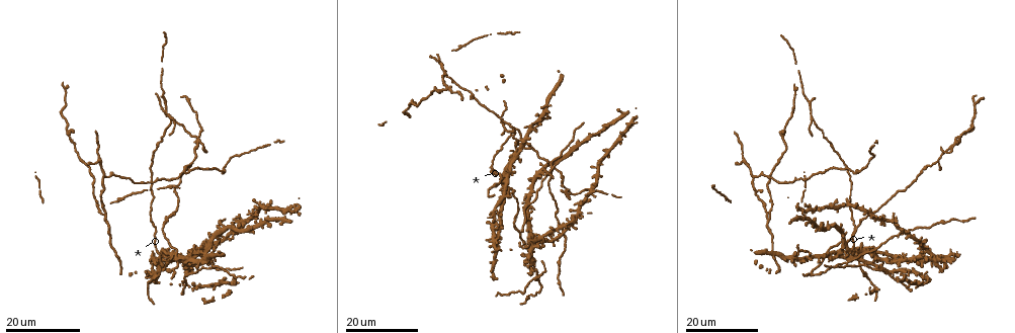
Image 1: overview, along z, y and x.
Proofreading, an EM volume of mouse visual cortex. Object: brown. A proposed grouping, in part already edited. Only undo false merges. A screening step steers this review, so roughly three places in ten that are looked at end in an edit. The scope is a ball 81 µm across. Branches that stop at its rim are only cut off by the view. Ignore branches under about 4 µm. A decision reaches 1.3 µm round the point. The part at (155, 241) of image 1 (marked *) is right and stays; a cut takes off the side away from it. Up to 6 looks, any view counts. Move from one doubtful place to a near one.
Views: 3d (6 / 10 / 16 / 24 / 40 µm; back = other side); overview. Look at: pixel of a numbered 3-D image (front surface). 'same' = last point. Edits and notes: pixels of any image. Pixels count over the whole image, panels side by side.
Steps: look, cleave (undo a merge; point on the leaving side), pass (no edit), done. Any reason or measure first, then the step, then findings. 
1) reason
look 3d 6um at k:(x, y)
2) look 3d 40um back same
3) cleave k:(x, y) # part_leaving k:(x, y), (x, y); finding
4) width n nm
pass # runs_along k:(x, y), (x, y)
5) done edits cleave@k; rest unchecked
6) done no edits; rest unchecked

three-way junction
look 3d 24um at 1:(844, 263)

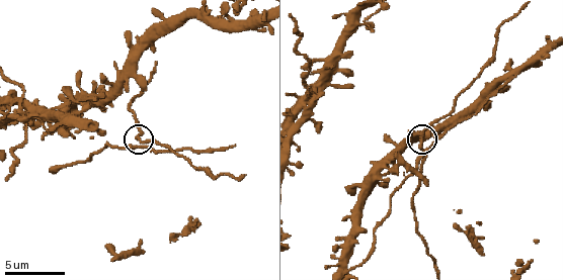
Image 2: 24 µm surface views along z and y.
look 3d 10um at 2:(418, 147)

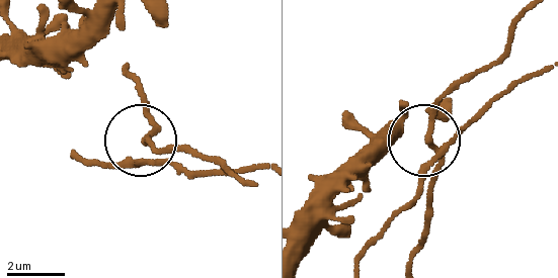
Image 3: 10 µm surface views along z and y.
width 140 nm
pass # runs_along 3:(129, 65), (151, 120), (144, 141), (177, 148); all the same cell

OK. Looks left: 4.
three arms meet
look 3d 10um at 2:(343, 266)

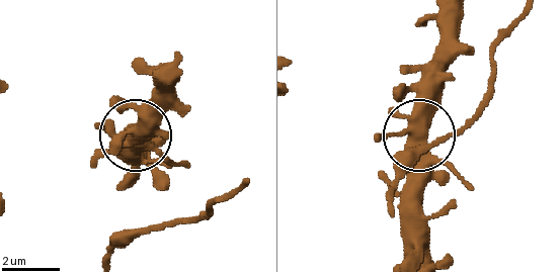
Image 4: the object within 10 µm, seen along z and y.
pass # one cell here

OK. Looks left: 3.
arms run side by side
look 3d 16um at 1:(108, 220)

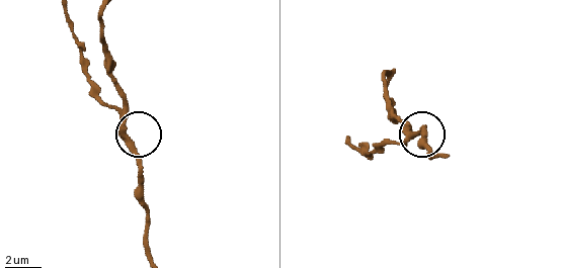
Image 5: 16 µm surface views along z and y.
look 3d 6um at 5:(408, 136)

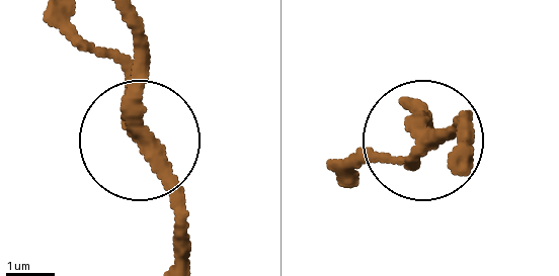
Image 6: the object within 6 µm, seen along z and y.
width 250 nm
pass # runs_along 6:(414, 103), (430, 140), (471, 127); one cell here

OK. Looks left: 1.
done no edits; rest unchecked

